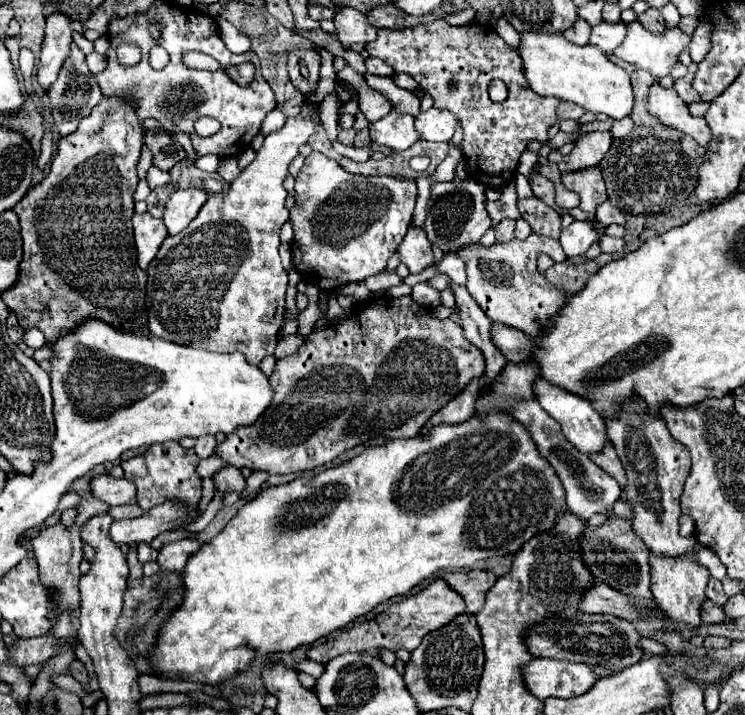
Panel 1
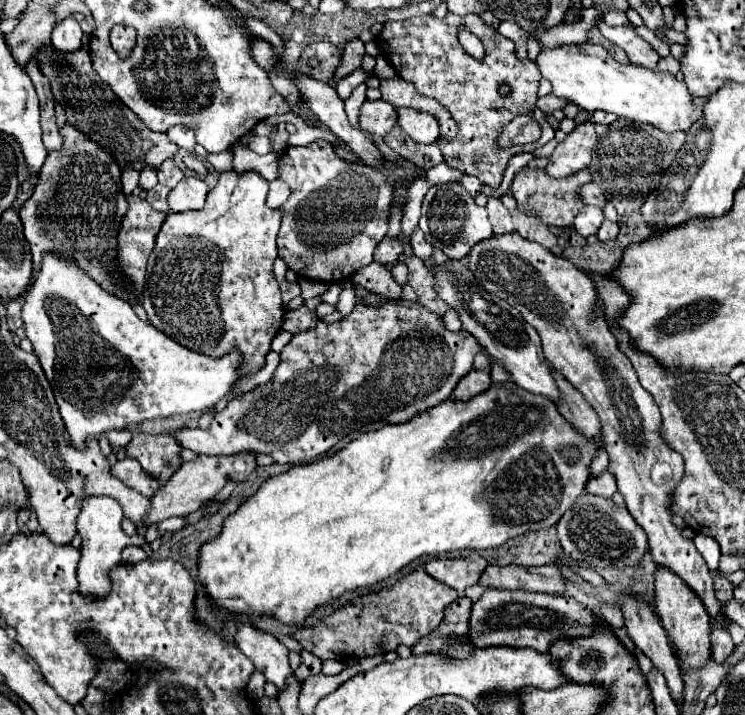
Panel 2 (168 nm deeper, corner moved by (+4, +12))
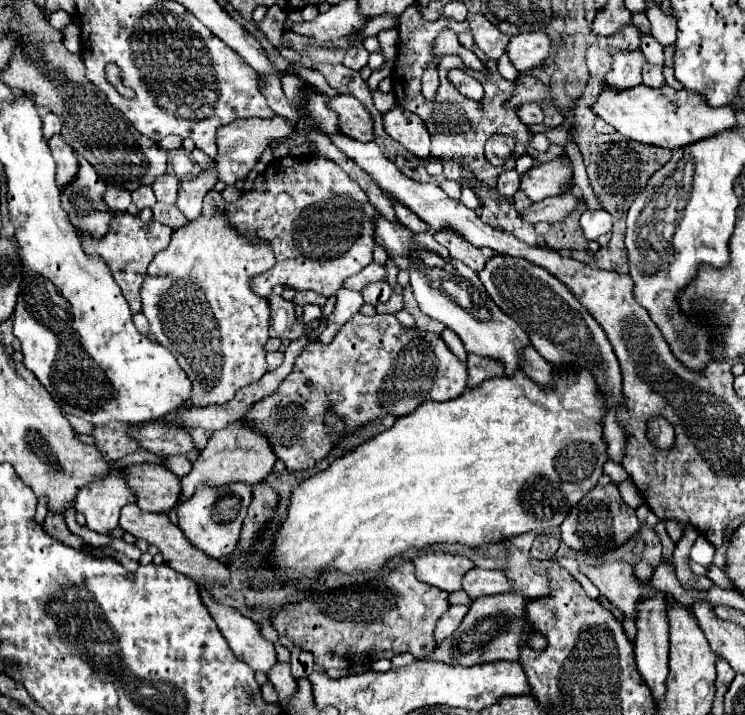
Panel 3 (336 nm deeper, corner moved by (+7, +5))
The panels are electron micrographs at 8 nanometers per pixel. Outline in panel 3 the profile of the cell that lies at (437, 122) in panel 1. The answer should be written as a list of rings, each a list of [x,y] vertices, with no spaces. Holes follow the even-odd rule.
[[[394,107],[384,113],[384,131],[404,145],[414,157],[428,159],[430,155],[430,135],[424,127],[424,121],[402,107]]]

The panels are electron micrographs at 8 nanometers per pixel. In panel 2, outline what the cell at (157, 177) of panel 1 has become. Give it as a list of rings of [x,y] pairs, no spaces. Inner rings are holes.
[[[145,166],[145,168],[141,170],[141,180],[139,180],[139,184],[141,184],[145,190],[153,188],[153,186],[157,184],[157,168]]]

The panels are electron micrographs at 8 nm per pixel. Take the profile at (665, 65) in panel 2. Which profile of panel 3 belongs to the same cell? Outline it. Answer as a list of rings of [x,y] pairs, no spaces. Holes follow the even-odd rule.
[[[646,63],[644,65],[644,71],[642,71],[642,83],[648,85],[648,87],[660,87],[664,83],[664,75],[662,75],[662,67],[660,65],[650,65]]]

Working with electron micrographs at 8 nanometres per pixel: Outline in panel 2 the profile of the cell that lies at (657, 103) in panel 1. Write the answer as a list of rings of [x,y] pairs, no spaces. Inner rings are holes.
[[[565,44],[565,46],[555,46],[555,48],[541,48],[537,60],[535,60],[539,72],[543,78],[547,78],[553,86],[553,94],[567,98],[569,102],[575,102],[579,108],[595,112],[595,110],[605,110],[613,112],[617,116],[629,118],[629,120],[639,120],[653,124],[661,128],[663,132],[677,132],[683,130],[687,132],[695,120],[701,118],[701,110],[697,110],[691,104],[691,94],[687,92],[687,86],[683,82],[677,82],[675,76],[669,72],[659,72],[659,70],[647,70],[639,68],[635,64],[619,64],[601,44]]]

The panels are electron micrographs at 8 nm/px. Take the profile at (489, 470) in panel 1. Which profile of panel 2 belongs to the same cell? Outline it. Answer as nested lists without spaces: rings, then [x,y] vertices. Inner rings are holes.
[[[497,384],[489,390],[477,394],[467,402],[453,402],[445,400],[443,404],[419,414],[411,422],[405,424],[391,424],[383,426],[381,430],[361,434],[357,440],[349,442],[345,448],[337,450],[333,456],[325,456],[317,462],[293,466],[291,470],[267,478],[261,488],[245,498],[241,506],[225,520],[223,530],[215,540],[209,540],[199,550],[199,572],[197,580],[205,586],[207,596],[221,612],[229,614],[243,614],[249,618],[257,616],[271,616],[283,624],[299,624],[303,626],[305,620],[321,606],[345,596],[347,592],[367,586],[375,586],[377,582],[395,576],[407,564],[419,560],[421,556],[439,556],[445,552],[457,550],[483,550],[483,548],[497,548],[509,538],[521,536],[529,530],[543,530],[551,528],[559,522],[559,518],[571,508],[577,496],[585,490],[589,480],[589,462],[595,456],[597,446],[585,440],[575,428],[571,428],[563,416],[557,412],[555,404],[545,396],[535,396],[517,388],[515,384]]]

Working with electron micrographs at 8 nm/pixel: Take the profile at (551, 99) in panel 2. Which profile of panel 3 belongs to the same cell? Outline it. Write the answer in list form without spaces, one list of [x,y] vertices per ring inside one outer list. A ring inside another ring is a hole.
[[[524,103],[518,107],[518,115],[520,121],[526,125],[534,125],[534,123],[542,123],[544,121],[544,113],[540,109],[538,103]]]

